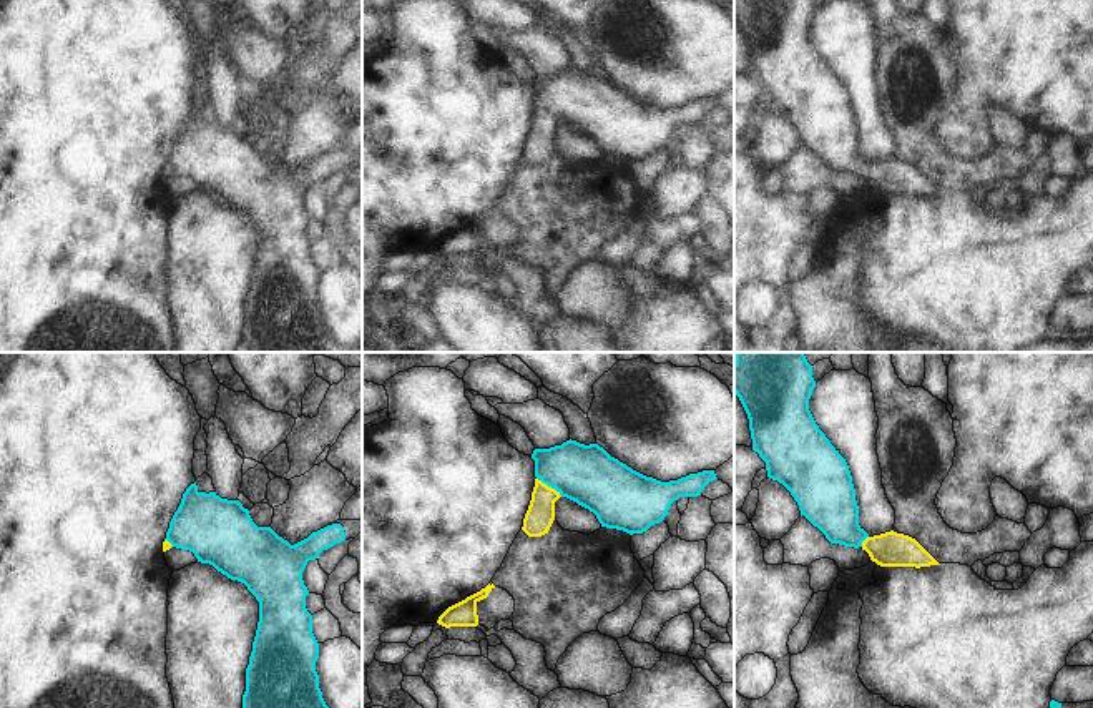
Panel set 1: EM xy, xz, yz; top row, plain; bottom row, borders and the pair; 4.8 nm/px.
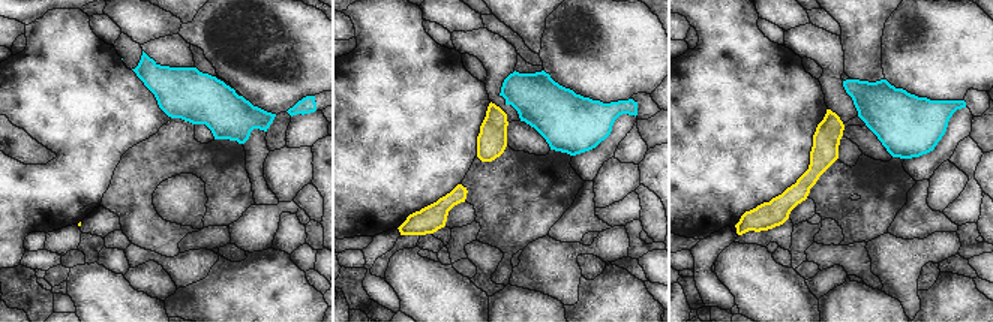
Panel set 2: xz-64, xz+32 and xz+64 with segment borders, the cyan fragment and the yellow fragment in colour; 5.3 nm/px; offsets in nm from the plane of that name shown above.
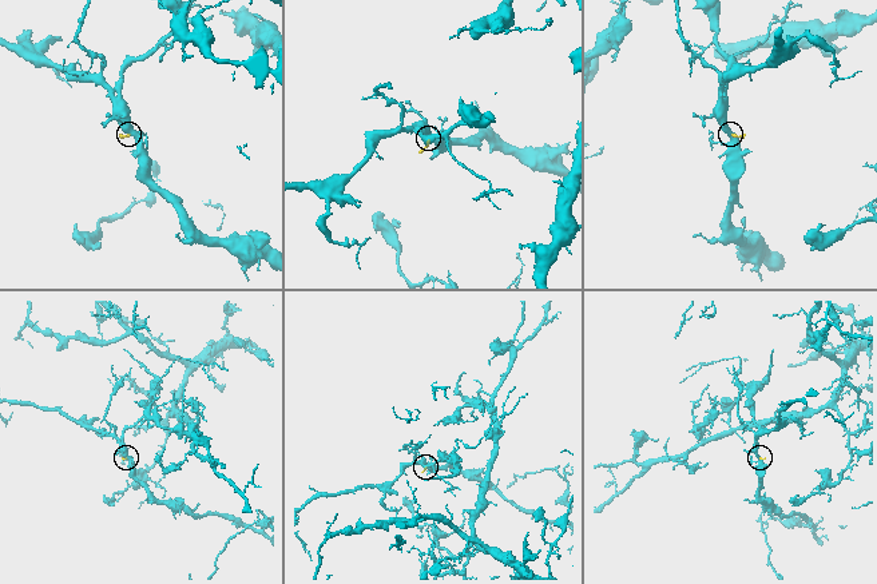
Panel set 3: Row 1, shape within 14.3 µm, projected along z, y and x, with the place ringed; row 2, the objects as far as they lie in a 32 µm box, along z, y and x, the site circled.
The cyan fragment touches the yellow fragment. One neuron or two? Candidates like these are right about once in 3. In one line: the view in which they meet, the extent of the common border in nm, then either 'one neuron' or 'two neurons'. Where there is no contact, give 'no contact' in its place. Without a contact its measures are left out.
contact in xz; length 160 nm; one neuron

